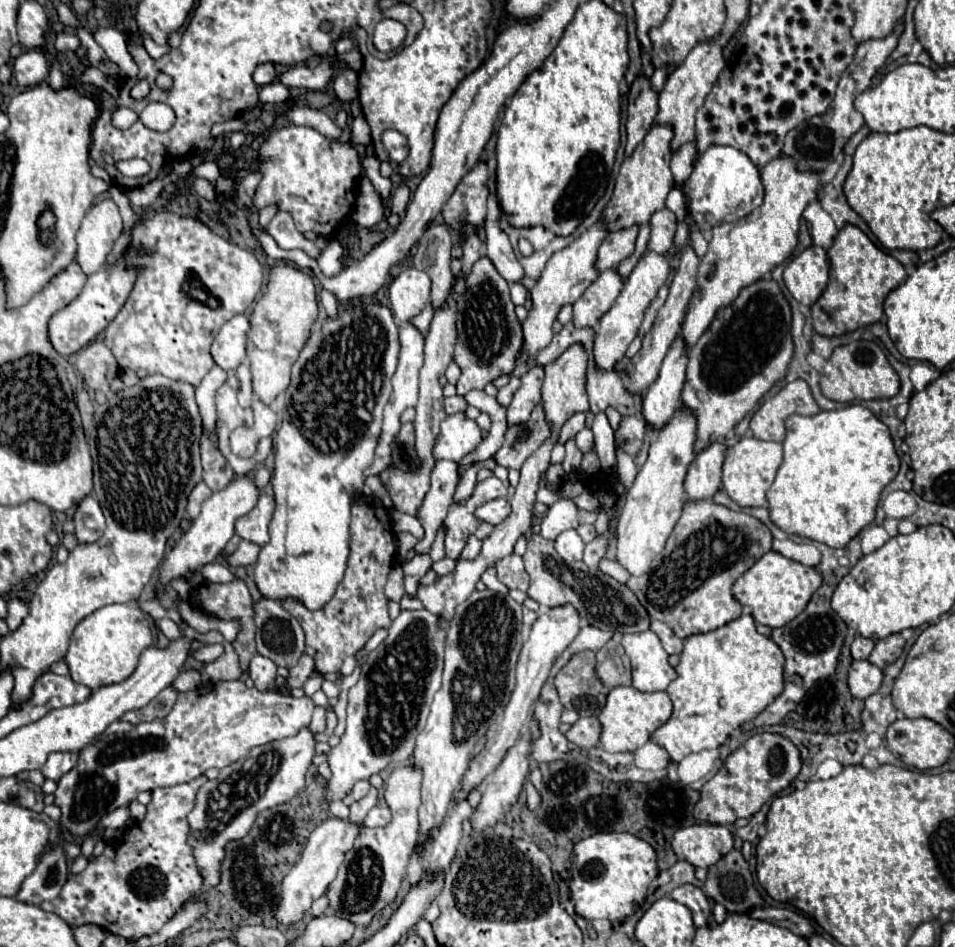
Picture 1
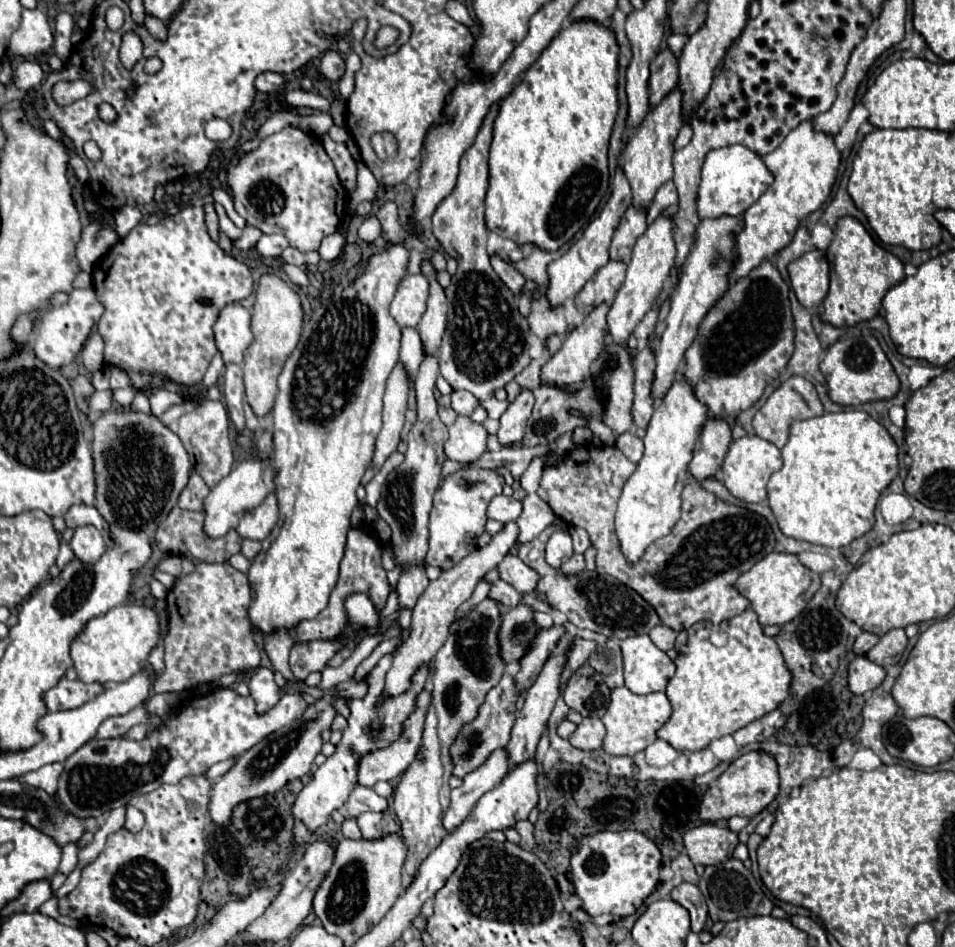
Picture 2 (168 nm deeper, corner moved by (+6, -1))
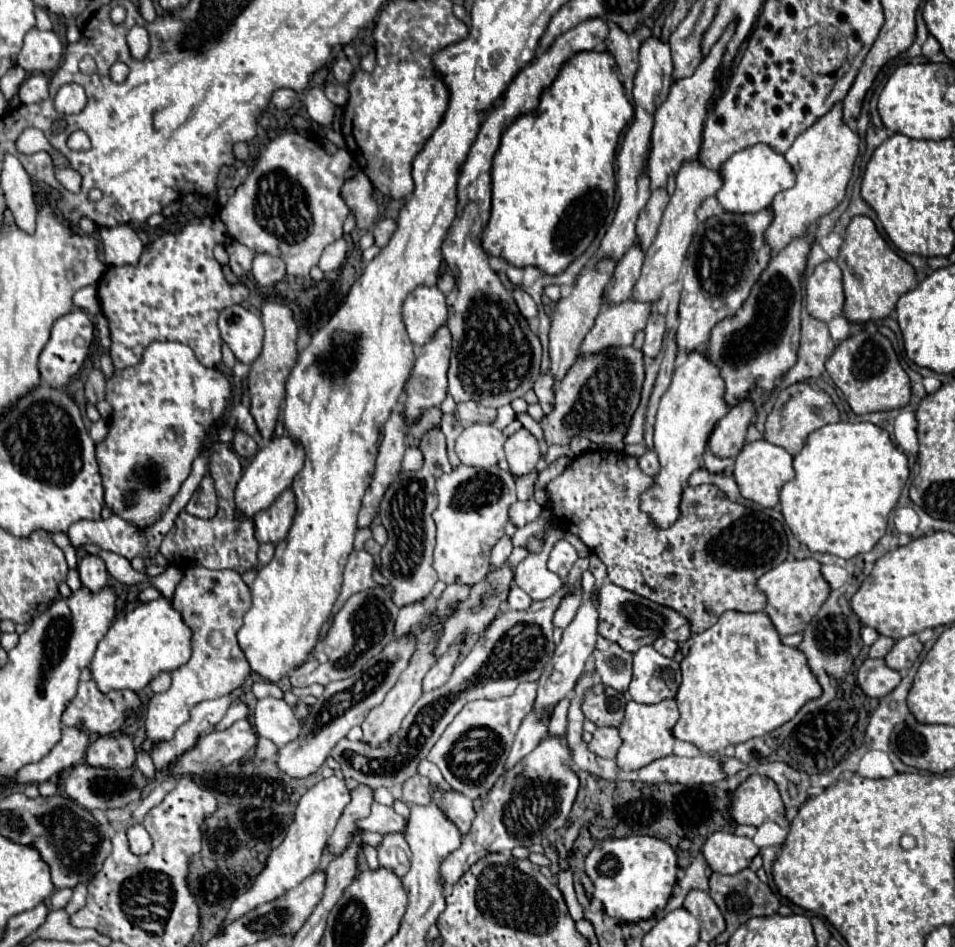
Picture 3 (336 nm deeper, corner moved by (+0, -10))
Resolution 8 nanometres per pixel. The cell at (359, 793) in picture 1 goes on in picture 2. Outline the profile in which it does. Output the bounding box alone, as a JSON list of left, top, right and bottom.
[340,786,388,818]

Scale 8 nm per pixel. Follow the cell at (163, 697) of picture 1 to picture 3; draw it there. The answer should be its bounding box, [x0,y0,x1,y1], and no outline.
[86,735,136,769]

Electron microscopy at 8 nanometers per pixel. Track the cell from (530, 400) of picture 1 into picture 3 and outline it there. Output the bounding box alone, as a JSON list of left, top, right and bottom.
[504,427,540,475]

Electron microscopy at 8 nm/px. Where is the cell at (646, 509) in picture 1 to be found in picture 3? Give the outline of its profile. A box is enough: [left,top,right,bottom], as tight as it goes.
[640,353,728,529]

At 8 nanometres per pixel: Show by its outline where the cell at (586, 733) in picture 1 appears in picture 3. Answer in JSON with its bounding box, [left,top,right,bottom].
[588,727,622,759]

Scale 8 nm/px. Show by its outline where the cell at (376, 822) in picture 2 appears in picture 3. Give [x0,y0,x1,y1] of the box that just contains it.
[376,833,410,877]

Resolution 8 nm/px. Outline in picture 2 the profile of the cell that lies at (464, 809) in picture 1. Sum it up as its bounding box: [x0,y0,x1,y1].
[444,748,512,832]

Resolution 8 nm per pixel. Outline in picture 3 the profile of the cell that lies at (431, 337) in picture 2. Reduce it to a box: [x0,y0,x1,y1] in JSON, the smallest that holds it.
[404,327,452,423]

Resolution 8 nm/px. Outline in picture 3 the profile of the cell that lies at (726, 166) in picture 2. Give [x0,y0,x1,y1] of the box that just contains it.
[716,143,794,213]

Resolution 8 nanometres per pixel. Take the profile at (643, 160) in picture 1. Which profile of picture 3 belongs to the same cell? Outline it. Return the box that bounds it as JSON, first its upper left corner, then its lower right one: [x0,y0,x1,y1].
[644,23,736,189]

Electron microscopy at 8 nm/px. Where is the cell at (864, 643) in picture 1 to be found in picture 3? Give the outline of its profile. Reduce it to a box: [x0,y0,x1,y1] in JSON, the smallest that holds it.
[868,637,894,659]

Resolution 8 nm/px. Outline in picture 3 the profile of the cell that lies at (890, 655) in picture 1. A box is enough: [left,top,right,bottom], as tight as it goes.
[884,635,922,671]

